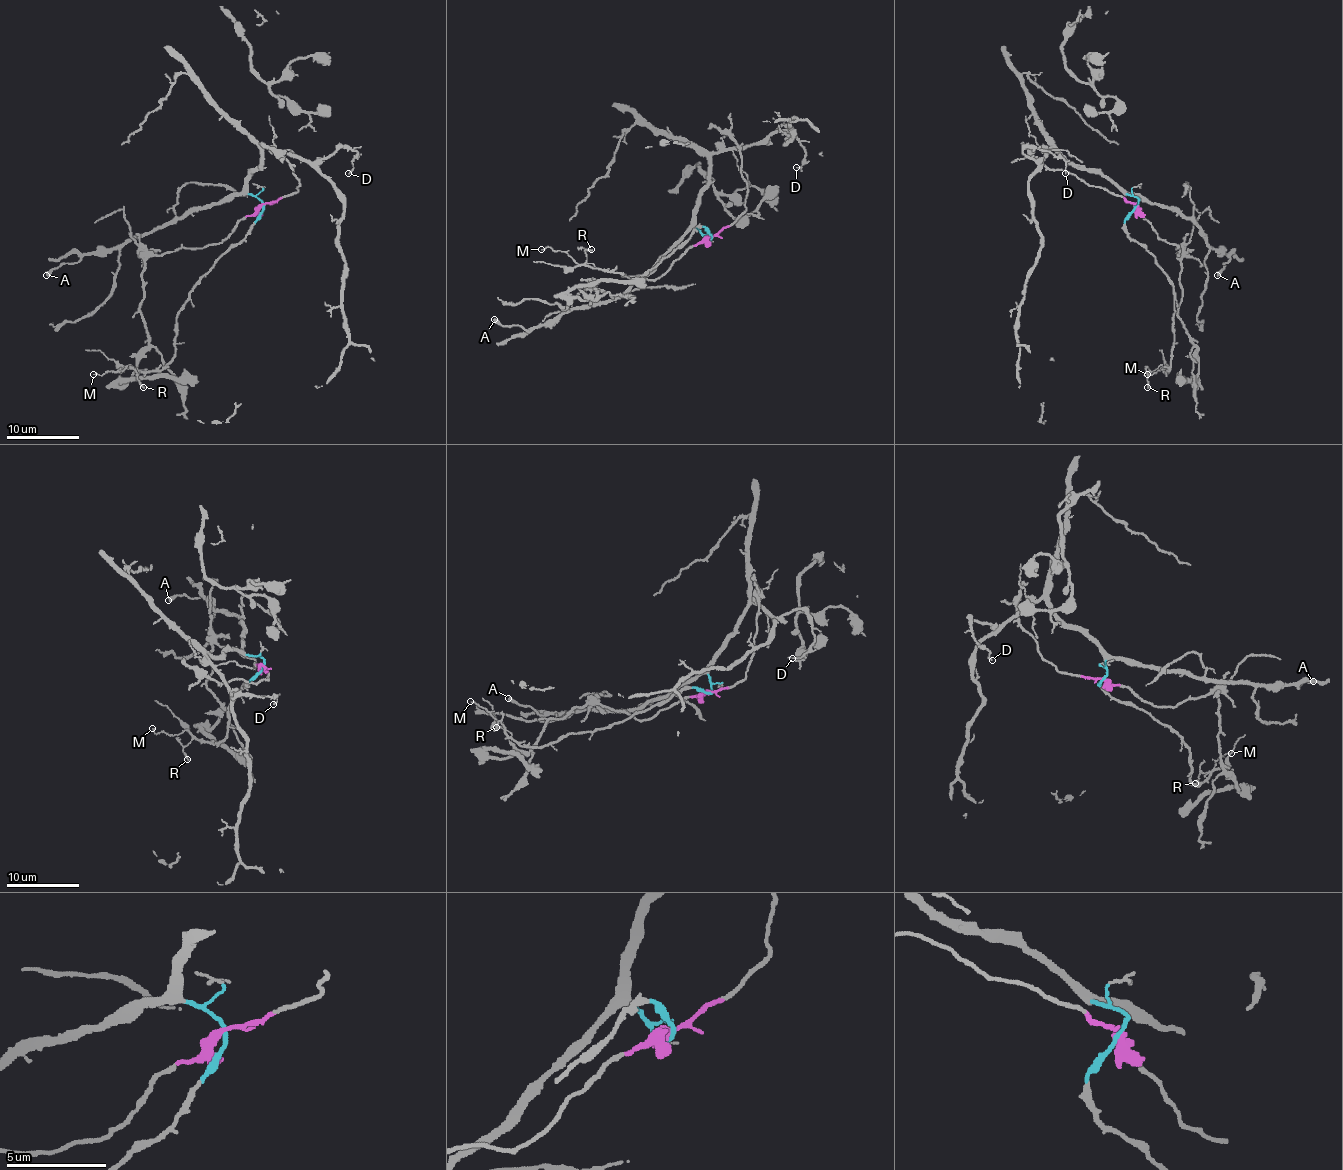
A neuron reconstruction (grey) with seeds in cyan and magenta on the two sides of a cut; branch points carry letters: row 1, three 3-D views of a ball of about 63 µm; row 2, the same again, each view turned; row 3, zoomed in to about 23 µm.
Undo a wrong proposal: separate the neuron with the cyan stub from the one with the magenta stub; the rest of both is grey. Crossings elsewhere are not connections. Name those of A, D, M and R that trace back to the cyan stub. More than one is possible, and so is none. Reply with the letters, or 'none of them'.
A, D, M, R

